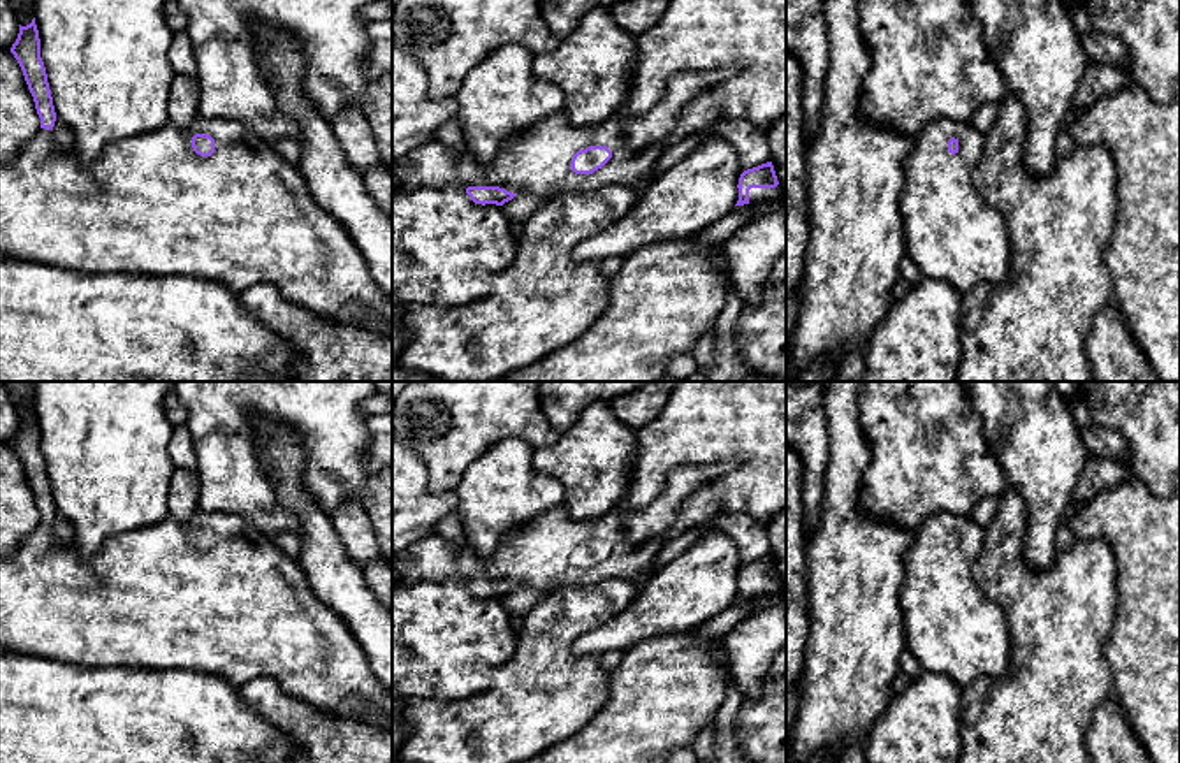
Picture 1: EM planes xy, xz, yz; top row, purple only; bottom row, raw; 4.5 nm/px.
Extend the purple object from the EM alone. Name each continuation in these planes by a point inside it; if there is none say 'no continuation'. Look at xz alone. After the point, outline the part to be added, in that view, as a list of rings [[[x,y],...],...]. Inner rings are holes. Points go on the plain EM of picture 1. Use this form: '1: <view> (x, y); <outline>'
1: xz (537, 556); [[[679,466],[670,473],[665,490],[640,508],[615,506],[589,520],[575,520],[566,506],[545,512],[506,534],[491,557],[480,557],[470,545],[455,547],[433,533],[392,561],[392,584],[466,585],[468,580],[499,580],[549,592],[563,585],[626,578],[642,587],[659,566],[658,556],[684,499],[733,466]],[[589,540],[607,540],[612,552],[593,568],[575,568],[572,552]]]

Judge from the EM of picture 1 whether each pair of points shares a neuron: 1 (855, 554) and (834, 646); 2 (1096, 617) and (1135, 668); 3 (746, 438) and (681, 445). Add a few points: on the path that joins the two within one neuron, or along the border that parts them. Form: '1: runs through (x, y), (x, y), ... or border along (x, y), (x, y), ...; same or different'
1: runs through (853, 577), (853, 623); same
2: border along (1119, 595), (1115, 621), (1103, 649), (1112, 675); different
3: runs through (730, 436), (697, 436); same

